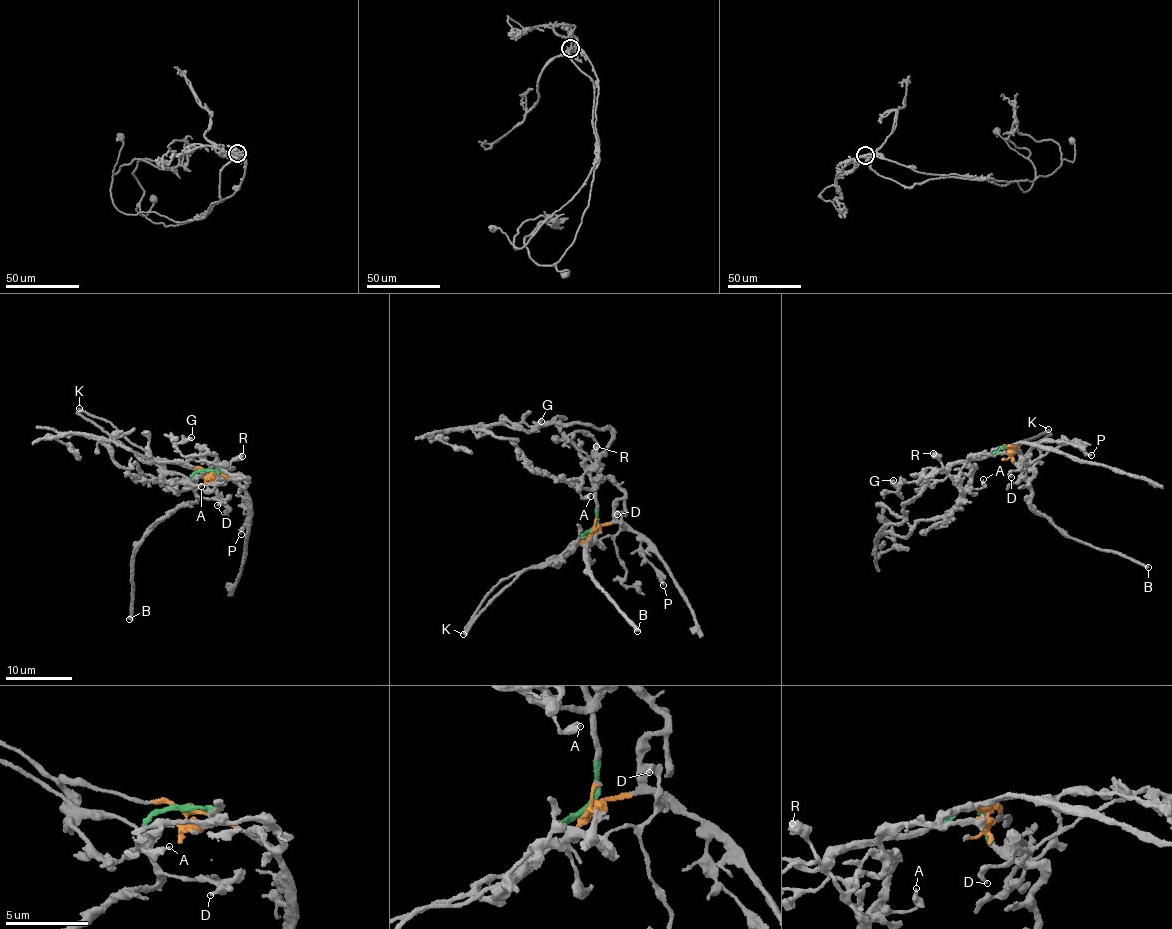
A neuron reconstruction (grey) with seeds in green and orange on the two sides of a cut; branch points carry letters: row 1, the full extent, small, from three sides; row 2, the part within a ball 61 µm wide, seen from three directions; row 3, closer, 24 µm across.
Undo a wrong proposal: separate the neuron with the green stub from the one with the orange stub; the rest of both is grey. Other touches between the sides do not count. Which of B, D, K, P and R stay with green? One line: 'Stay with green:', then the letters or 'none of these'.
Stay with green: B, D, R

